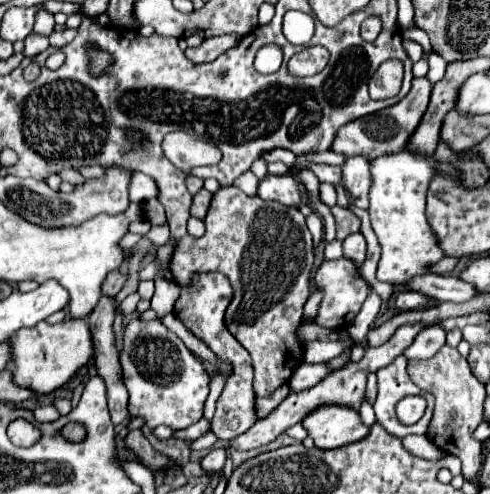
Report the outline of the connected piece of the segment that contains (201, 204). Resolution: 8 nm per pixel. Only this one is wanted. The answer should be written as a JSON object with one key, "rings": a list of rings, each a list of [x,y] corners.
{"rings":[[[201,189],[195,197],[193,197],[193,205],[191,205],[191,217],[197,217],[197,219],[205,219],[205,213],[209,209],[209,201],[211,201],[213,193],[209,193],[207,189]]]}

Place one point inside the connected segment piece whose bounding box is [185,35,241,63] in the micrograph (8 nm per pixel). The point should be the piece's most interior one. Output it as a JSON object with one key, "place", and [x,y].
{"place":[210,48]}

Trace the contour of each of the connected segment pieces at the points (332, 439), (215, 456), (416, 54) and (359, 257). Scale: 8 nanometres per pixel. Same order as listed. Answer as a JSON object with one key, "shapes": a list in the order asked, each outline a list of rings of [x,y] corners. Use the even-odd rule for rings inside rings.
{"shapes":[[[[323,405],[321,409],[309,413],[301,425],[319,449],[337,449],[359,441],[369,433],[369,427],[363,425],[359,413],[355,409],[341,409],[341,405]],[[325,417],[335,419],[325,423]]],[[[211,451],[207,453],[203,459],[201,459],[201,469],[203,473],[207,475],[213,475],[213,473],[219,473],[225,465],[225,459],[227,459],[227,453],[225,451]]],[[[402,41],[402,44],[403,47],[405,47],[405,53],[409,55],[409,59],[411,59],[413,63],[423,57],[423,47],[421,47],[419,43],[415,43],[415,41]]],[[[353,233],[343,241],[343,255],[351,261],[355,261],[357,269],[361,269],[363,261],[365,261],[365,251],[367,251],[367,243],[365,237],[361,233]]]]}

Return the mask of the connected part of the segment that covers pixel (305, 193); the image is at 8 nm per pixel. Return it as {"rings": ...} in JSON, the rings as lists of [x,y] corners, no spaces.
{"rings":[[[301,171],[293,177],[293,173],[287,175],[269,175],[259,183],[257,195],[267,201],[279,201],[283,205],[299,205],[309,203],[317,209],[317,213],[323,219],[323,241],[331,243],[335,239],[335,219],[331,209],[321,203],[319,199],[319,179],[311,171]]]}

